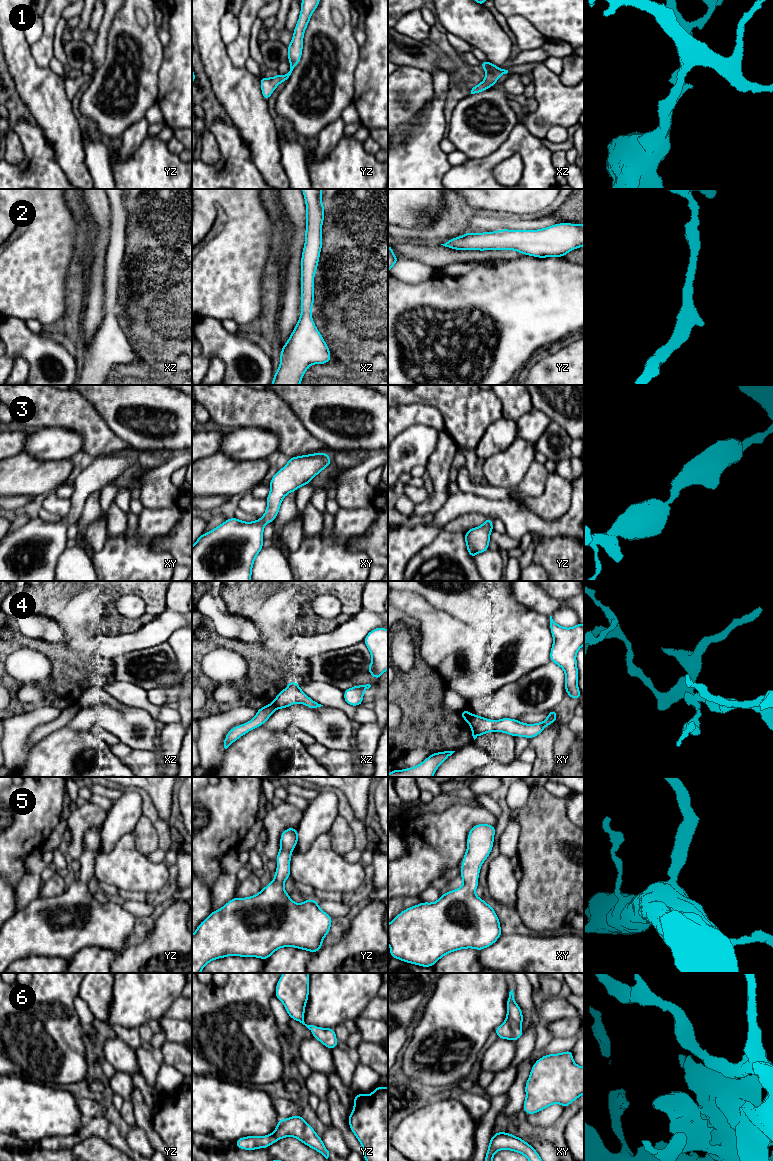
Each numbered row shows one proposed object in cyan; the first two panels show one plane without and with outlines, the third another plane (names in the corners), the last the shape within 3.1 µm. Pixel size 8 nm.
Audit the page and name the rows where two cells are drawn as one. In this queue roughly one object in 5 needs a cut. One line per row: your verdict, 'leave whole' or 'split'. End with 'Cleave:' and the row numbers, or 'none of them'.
1: leave whole
2: leave whole
3: leave whole
4: split
5: leave whole
6: leave whole
Cleave: 4

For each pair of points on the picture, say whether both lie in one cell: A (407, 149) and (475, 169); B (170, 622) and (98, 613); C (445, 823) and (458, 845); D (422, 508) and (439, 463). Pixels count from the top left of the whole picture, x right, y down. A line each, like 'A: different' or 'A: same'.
A: different
B: different
C: same
D: same

